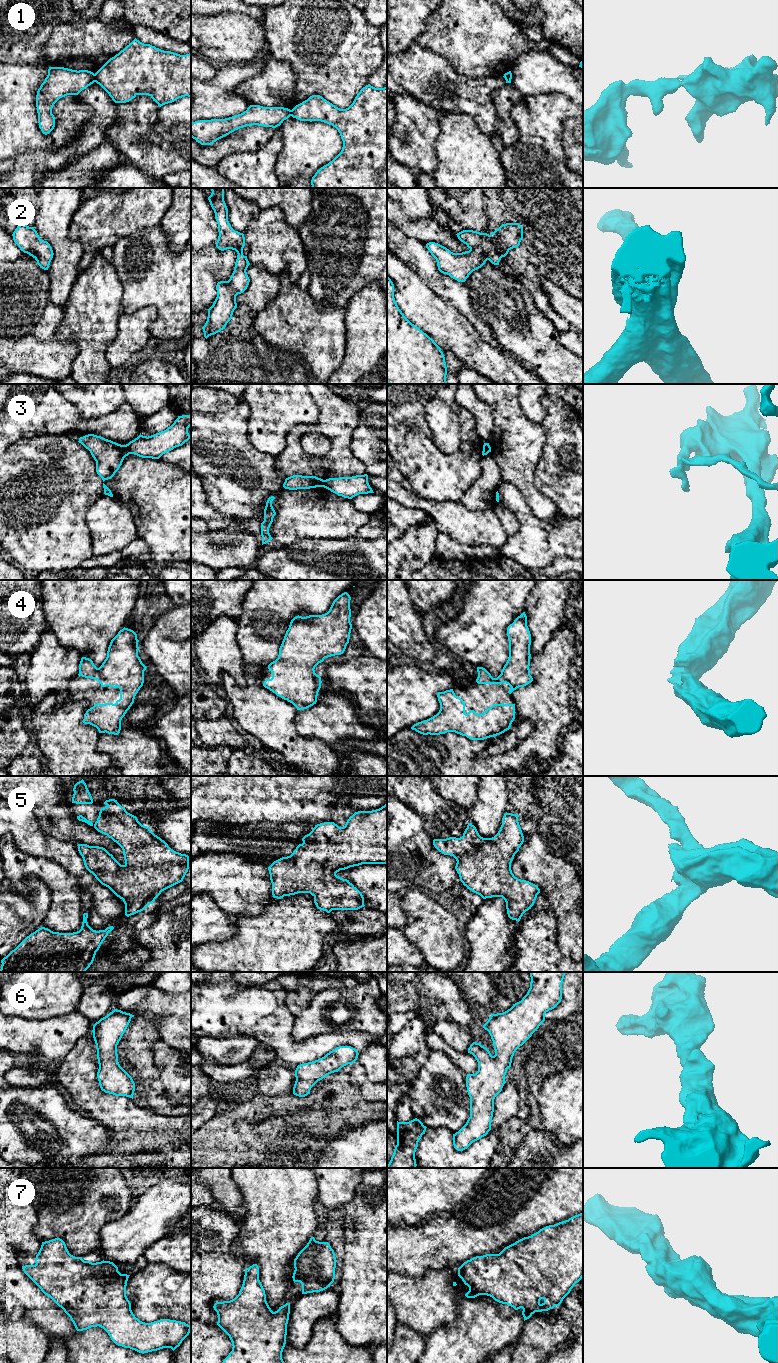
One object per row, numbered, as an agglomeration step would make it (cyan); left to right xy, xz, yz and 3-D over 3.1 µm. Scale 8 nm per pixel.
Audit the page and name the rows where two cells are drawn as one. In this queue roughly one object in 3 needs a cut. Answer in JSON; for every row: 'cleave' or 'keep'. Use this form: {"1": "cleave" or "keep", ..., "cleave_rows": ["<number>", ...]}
{"1": "cleave", "2": "keep", "3": "cleave", "4": "keep", "5": "keep", "6": "keep", "7": "keep", "cleave_rows": ["1", "3"]}

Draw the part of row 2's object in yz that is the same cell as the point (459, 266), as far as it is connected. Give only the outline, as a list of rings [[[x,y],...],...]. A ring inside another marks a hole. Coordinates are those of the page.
[[[506,223],[490,235],[473,230],[463,230],[456,235],[467,245],[469,251],[453,253],[435,242],[427,243],[426,248],[436,259],[441,273],[458,282],[465,282],[469,275],[481,268],[487,260],[499,265],[502,257],[518,247],[523,239],[523,227],[519,223]]]

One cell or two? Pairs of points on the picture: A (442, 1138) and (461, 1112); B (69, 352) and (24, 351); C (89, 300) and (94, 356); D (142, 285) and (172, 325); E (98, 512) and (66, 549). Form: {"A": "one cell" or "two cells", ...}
{"A": "two cells", "B": "one cell", "C": "one cell", "D": "one cell", "E": "two cells"}

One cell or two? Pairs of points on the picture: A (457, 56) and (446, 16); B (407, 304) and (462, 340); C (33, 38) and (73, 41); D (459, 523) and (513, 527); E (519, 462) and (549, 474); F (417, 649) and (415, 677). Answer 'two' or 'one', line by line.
A: one
B: one
C: two
D: two
E: two
F: two

